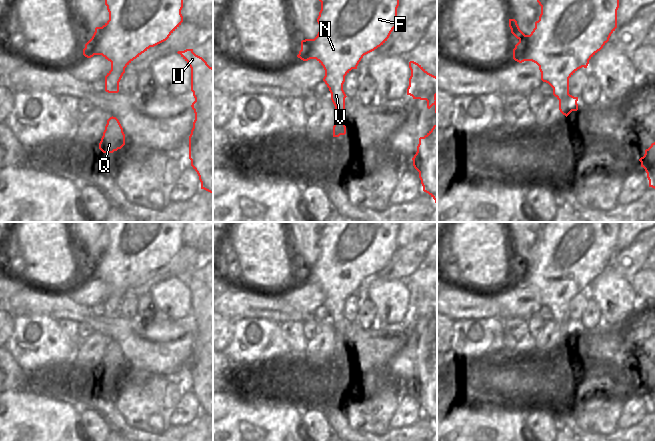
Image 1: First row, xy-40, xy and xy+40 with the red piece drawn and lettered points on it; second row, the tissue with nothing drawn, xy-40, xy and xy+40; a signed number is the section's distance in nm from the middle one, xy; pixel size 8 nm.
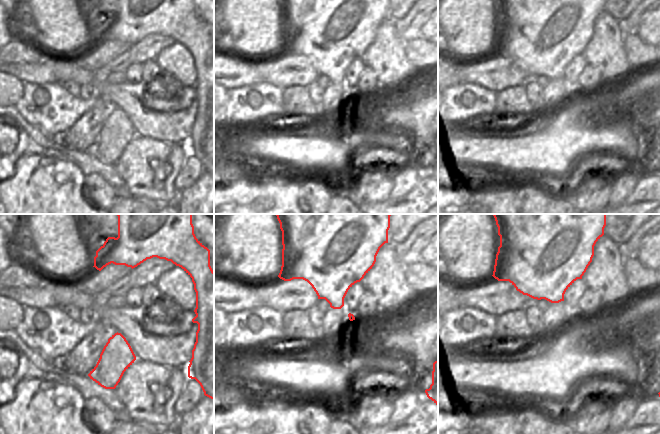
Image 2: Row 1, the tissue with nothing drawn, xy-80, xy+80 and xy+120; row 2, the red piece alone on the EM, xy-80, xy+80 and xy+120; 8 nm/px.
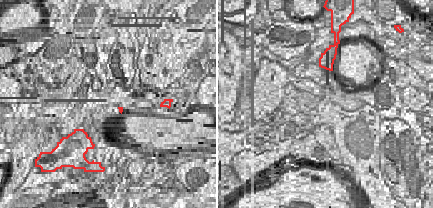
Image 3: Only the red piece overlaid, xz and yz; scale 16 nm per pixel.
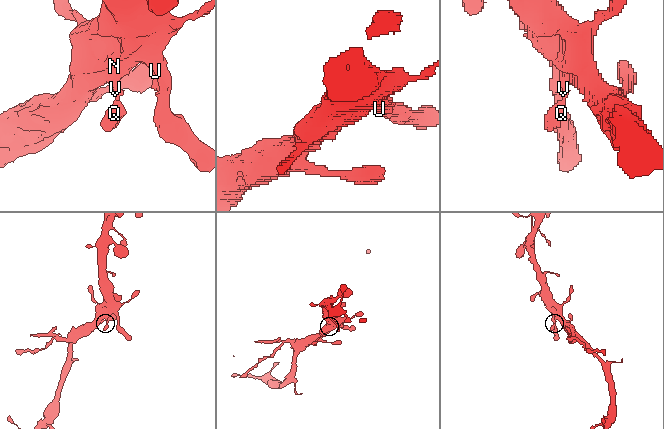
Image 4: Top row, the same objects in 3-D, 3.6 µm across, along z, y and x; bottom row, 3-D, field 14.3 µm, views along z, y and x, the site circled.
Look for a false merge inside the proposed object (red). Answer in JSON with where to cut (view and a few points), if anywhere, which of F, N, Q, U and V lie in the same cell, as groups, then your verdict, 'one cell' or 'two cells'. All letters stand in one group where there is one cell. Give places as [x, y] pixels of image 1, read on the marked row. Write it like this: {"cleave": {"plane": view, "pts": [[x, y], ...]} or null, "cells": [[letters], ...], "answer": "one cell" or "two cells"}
{"cleave": null, "cells": [["F", "N", "Q", "U", "V"]], "answer": "one cell"}

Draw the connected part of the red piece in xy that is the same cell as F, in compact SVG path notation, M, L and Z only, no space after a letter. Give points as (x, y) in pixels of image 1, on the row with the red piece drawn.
M319 0L321 10L317 18L319 32L314 39L301 41L297 55L303 61L316 59L324 68L323 81L329 88L335 106L333 137L346 134L345 98L343 84L345 76L357 66L364 55L383 45L391 32L399 25L397 8L399 0Z

